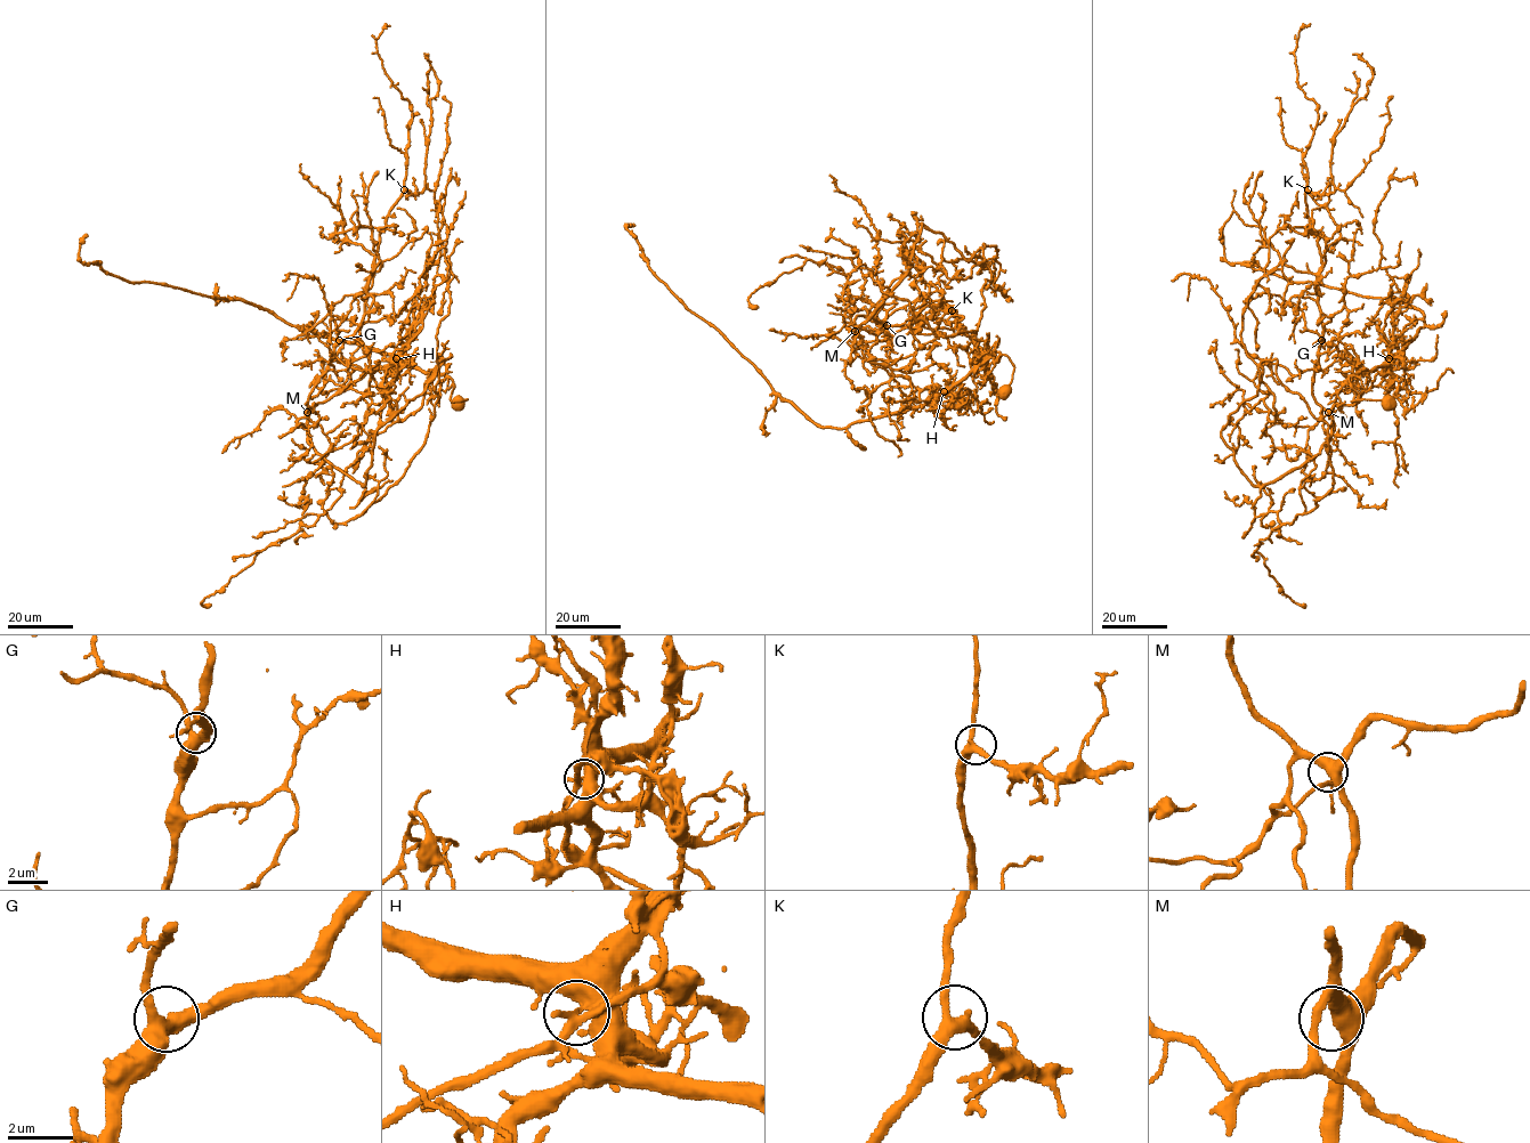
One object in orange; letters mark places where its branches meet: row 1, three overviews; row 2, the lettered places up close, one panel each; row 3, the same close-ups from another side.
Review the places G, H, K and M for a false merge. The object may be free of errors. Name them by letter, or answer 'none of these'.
H

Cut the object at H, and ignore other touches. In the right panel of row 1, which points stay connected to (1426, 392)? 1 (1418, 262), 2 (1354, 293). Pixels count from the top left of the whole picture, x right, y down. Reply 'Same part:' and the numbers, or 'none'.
Same part: 1

